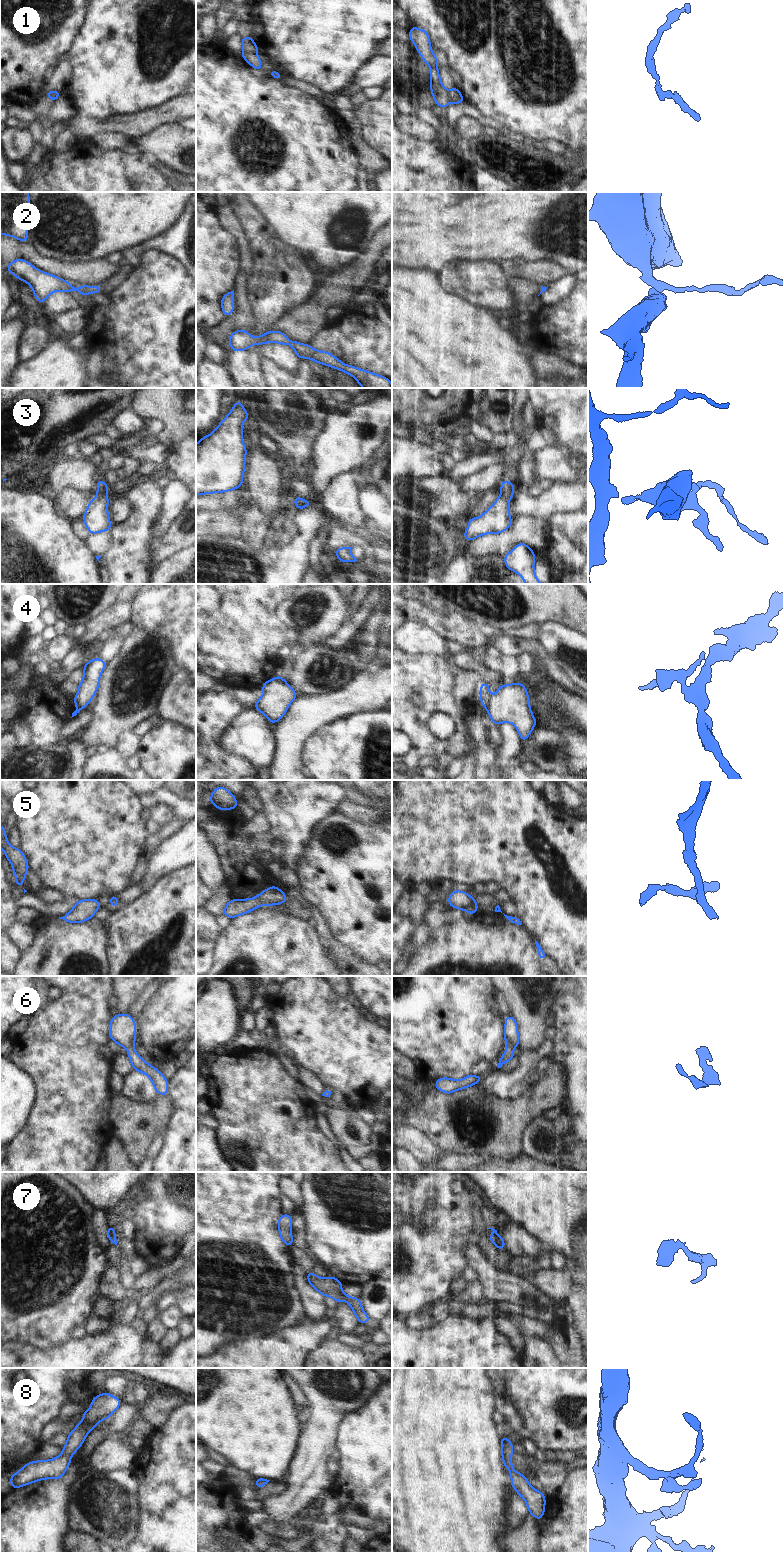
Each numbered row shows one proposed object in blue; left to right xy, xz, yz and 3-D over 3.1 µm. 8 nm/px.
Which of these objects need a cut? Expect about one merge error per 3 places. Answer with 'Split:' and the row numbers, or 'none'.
Split: 1, 4

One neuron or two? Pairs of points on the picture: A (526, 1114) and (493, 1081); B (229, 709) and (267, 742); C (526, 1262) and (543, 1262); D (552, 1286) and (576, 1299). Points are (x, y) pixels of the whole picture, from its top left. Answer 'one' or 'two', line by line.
A: two
B: two
C: one
D: two

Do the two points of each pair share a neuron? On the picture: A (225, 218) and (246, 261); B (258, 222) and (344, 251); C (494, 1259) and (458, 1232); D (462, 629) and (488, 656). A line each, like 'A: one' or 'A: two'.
A: one
B: two
C: two
D: two

